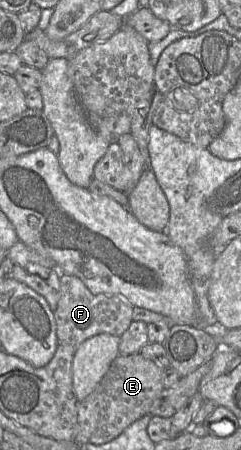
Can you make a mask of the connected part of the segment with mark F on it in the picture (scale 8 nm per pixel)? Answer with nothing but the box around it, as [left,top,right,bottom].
[53,274,133,349]

